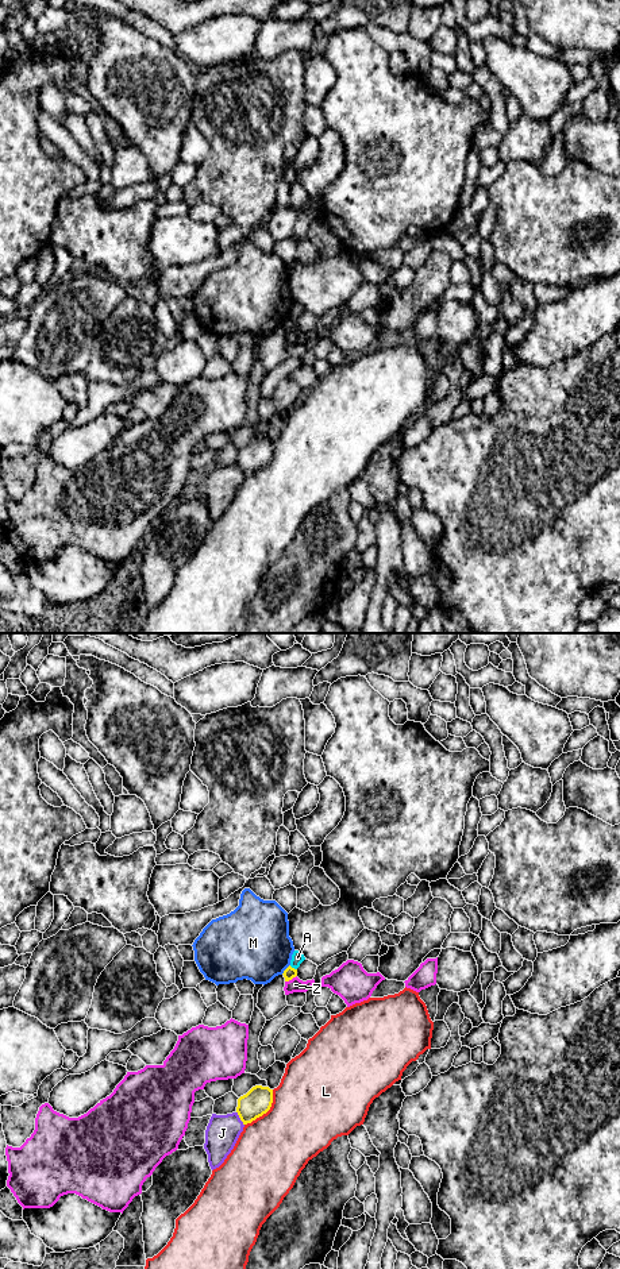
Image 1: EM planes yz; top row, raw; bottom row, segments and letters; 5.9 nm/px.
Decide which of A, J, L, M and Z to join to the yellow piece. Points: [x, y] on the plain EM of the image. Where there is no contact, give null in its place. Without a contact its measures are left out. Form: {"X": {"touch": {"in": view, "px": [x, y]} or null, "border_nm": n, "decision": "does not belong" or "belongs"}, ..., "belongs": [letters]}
{"A": {"touch": {"in": "yz", "px": [293, 320]}, "border_nm": 50, "decision": "does not belong"}, "J": {"touch": {"in": "yz", "px": [239, 469]}, "border_nm": 100, "decision": "does not belong"}, "L": {"touch": {"in": "yz", "px": [266, 463]}, "border_nm": 280, "decision": "does not belong"}, "M": {"touch": {"in": "yz", "px": [285, 321]}, "border_nm": 80, "decision": "does not belong"}, "Z": {"touch": {"in": "yz", "px": [291, 331]}, "border_nm": 80, "decision": "does not belong"}, "belongs": []}

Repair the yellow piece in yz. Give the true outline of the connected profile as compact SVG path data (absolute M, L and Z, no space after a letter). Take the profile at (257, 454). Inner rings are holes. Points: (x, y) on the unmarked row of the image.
M255 437L246 447L238 451L236 464L243 477L251 475L266 466L273 455L273 441Z

